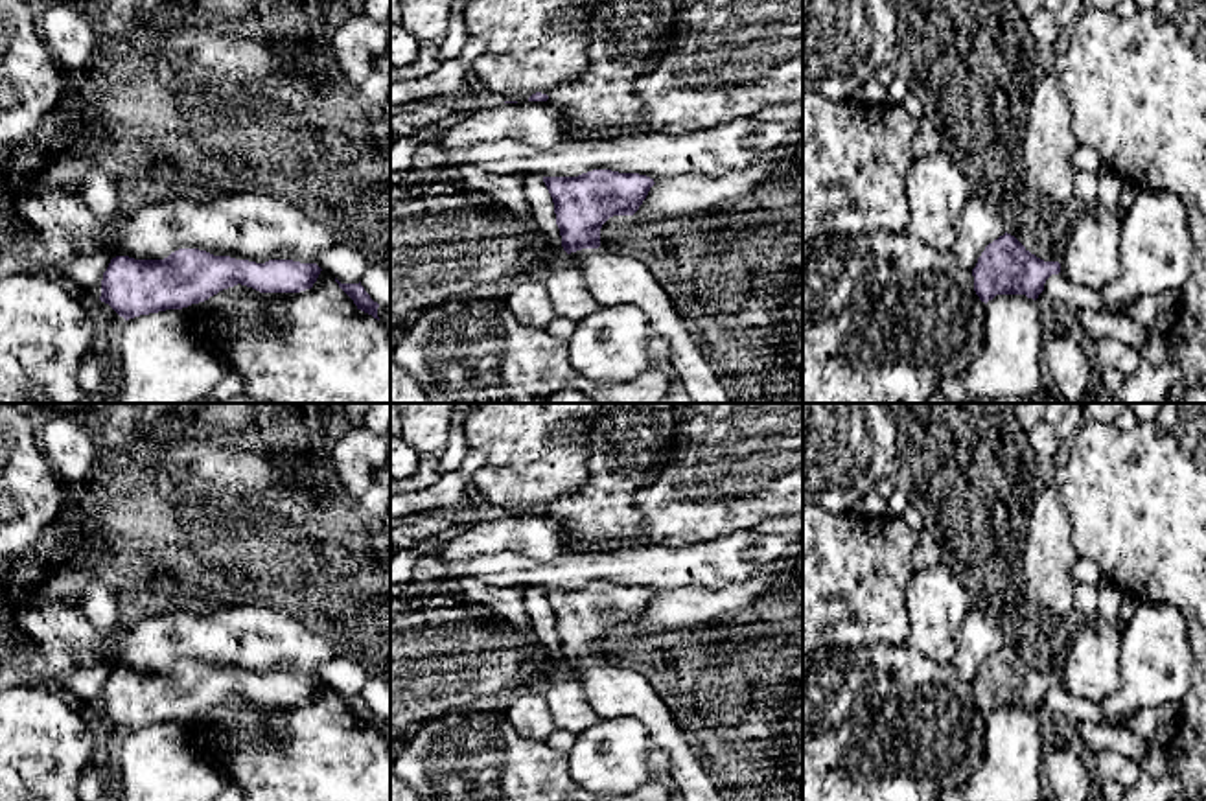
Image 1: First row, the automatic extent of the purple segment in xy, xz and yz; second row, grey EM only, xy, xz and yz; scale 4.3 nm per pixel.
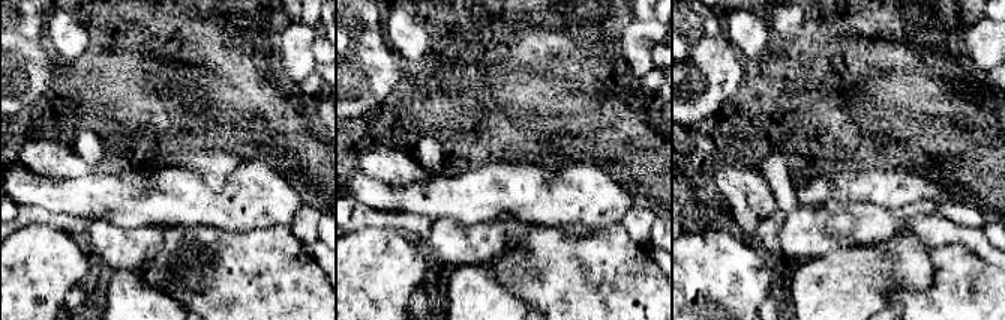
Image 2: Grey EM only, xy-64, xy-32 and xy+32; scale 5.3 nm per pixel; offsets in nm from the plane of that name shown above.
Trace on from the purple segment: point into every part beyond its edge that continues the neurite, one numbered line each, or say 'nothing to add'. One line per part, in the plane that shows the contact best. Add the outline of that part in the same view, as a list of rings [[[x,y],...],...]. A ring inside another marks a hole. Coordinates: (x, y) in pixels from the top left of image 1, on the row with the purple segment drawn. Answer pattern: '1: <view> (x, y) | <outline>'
1: xz (612, 278) | [[[600,247],[571,252],[567,261],[584,274],[587,289],[600,308],[628,304],[644,313],[648,328],[668,341],[672,372],[692,403],[735,403],[692,339],[683,309],[667,295],[644,263]]]

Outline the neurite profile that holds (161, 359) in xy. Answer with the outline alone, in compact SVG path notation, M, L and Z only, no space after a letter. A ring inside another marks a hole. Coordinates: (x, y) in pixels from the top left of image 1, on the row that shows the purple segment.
M191 306L125 320L114 365L114 403L195 403L230 372L186 322Z

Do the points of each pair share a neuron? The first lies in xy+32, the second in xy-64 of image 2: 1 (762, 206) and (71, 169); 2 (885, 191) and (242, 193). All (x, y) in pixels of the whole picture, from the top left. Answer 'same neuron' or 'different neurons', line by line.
1: same neuron
2: same neuron

